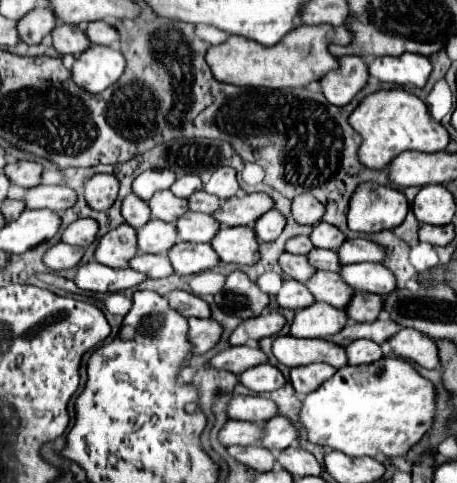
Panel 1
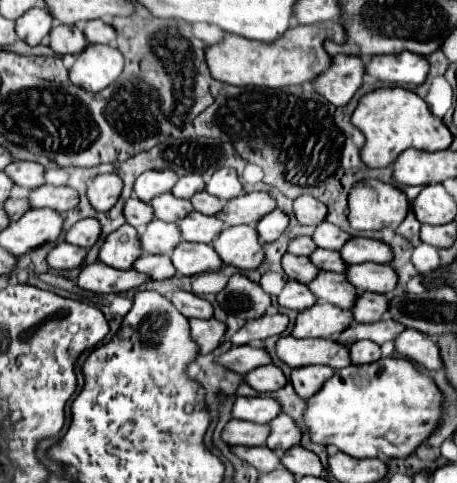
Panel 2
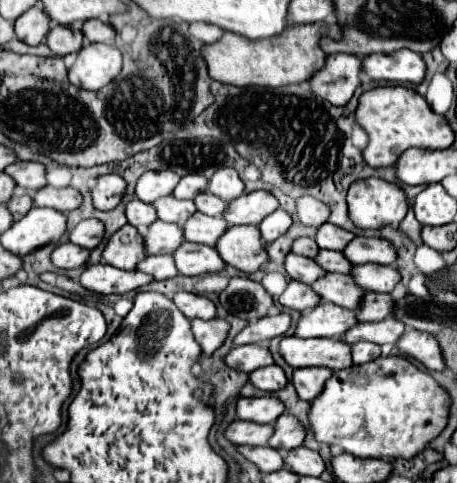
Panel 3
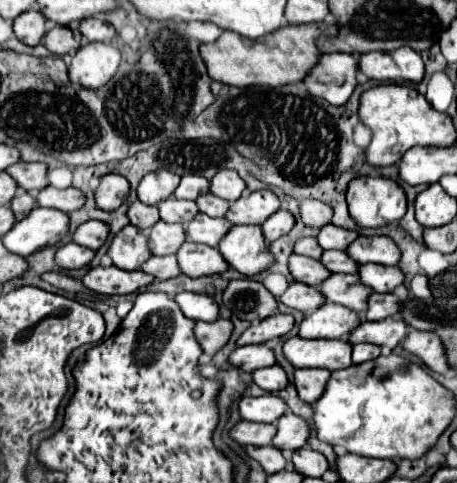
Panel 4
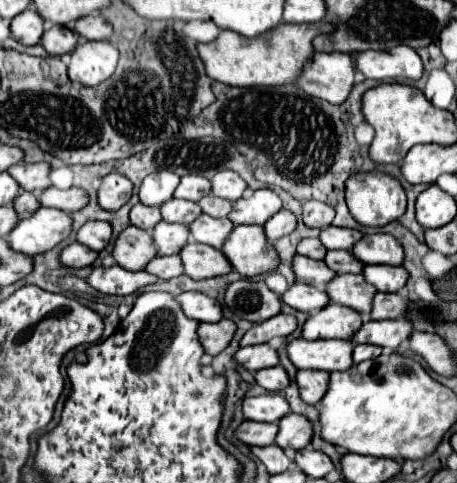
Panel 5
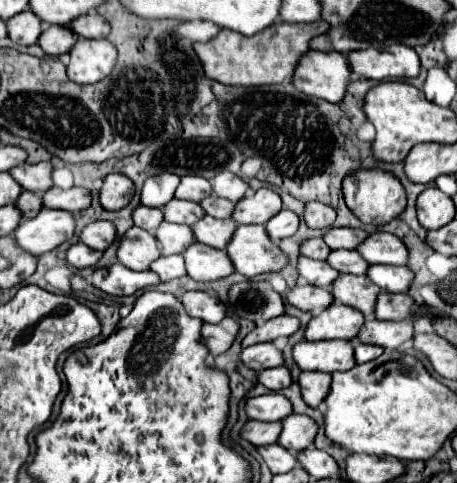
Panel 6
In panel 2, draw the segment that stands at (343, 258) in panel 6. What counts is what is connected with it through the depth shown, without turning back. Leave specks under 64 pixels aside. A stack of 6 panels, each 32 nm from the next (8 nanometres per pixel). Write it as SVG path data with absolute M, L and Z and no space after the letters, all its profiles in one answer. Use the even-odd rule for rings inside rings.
M316 250L310 260L320 268L320 270L328 270L328 272L346 272L348 264L342 260L340 252L336 250Z

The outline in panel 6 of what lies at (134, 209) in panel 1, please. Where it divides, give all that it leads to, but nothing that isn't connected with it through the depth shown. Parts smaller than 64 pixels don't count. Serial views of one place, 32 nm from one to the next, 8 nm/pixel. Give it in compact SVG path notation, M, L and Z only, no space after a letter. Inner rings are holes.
M138 206L134 210L134 224L148 230L148 232L156 232L156 228L164 222L164 214L160 208L148 208L148 206Z

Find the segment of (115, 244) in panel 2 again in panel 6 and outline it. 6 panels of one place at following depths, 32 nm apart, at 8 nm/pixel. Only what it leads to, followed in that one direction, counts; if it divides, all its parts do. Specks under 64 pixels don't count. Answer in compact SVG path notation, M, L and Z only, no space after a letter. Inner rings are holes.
M132 226L126 236L120 240L118 260L130 270L148 270L154 260L162 256L158 240L154 234Z

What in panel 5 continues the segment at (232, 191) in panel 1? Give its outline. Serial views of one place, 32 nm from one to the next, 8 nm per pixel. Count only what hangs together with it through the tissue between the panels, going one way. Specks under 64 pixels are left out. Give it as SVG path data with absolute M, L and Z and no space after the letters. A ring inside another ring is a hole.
M232 170L218 172L212 178L212 194L220 196L220 198L228 198L230 202L236 202L238 198L242 198L246 188L248 188L246 182Z

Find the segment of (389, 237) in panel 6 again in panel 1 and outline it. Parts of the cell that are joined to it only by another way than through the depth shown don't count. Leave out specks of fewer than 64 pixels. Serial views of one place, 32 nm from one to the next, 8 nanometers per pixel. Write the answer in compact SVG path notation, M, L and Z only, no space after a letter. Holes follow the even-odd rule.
M366 238L346 240L338 248L338 256L342 264L360 264L360 262L382 262L386 258L386 250Z

